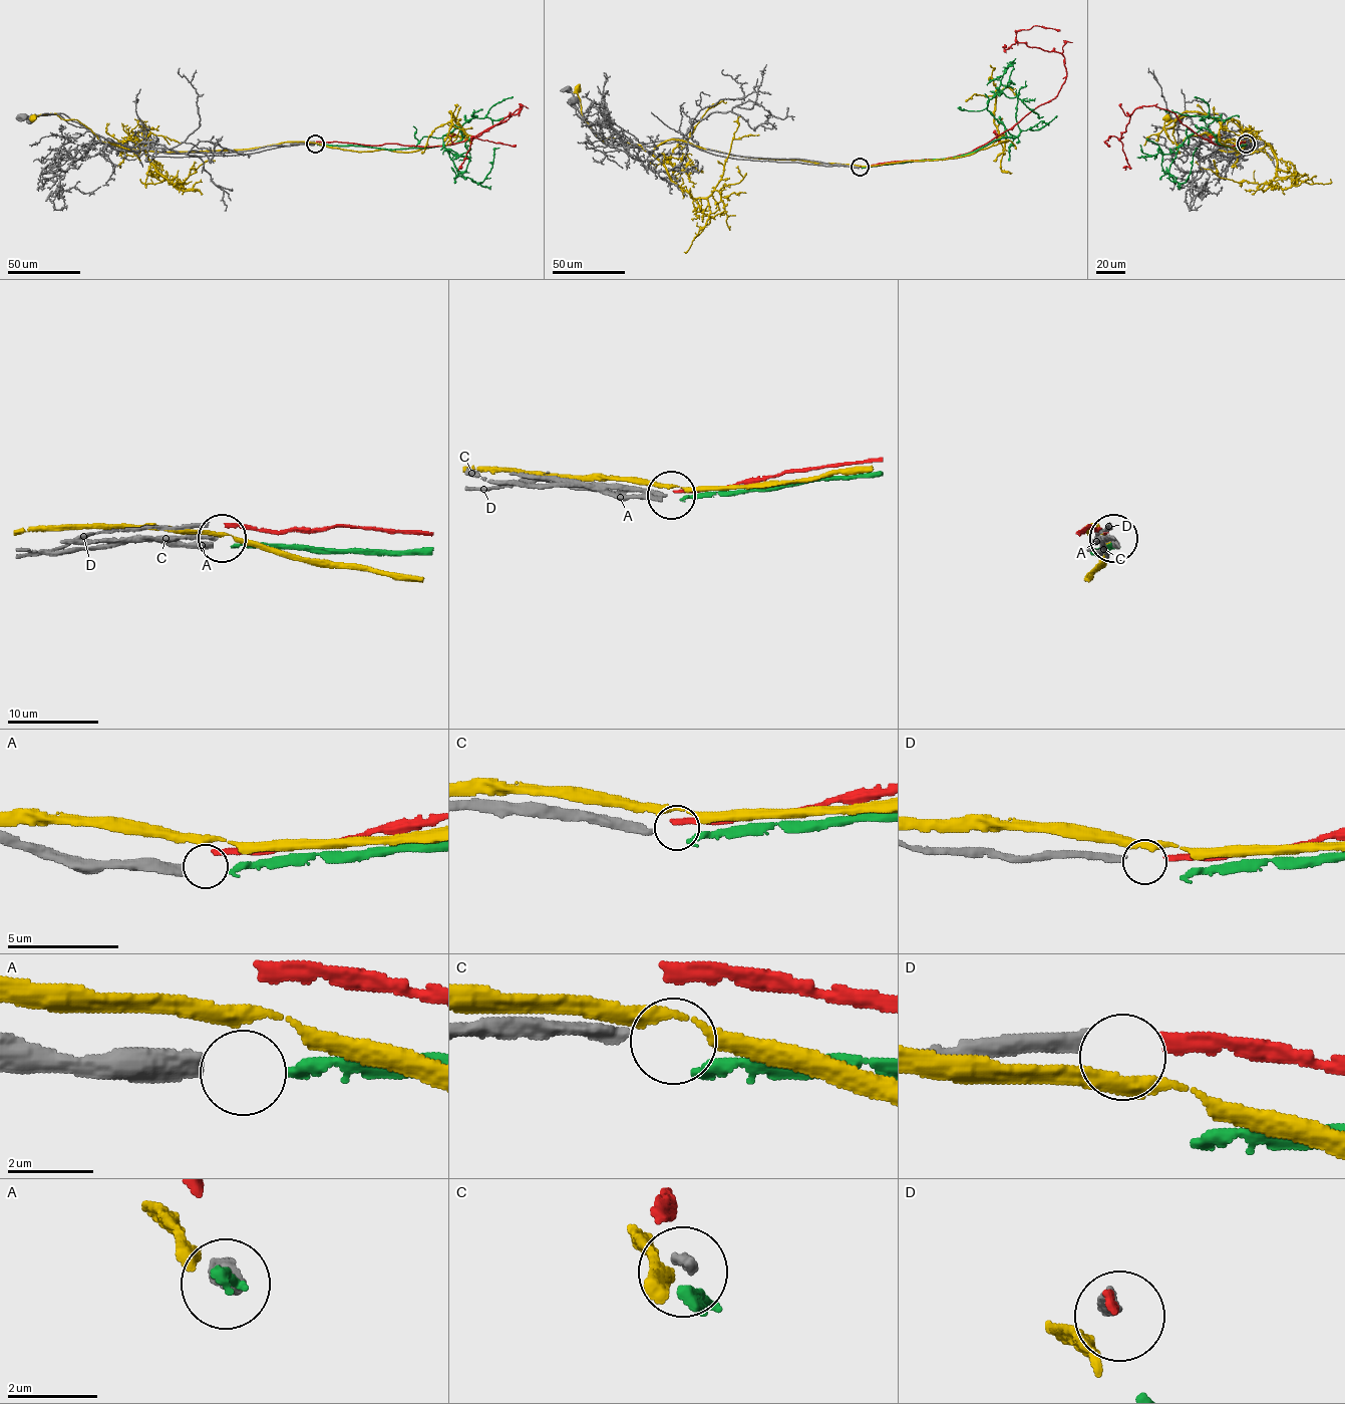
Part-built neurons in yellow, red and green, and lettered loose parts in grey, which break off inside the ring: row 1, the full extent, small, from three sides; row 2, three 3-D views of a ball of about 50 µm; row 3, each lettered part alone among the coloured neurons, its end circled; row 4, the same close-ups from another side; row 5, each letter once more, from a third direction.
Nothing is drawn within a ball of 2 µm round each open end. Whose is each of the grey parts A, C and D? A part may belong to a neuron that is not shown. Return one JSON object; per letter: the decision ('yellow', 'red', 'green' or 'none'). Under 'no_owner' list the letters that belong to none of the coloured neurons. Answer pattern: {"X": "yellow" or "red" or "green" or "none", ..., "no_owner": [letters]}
{"A": "green", "C": "none", "D": "red", "no_owner": ["C"]}

